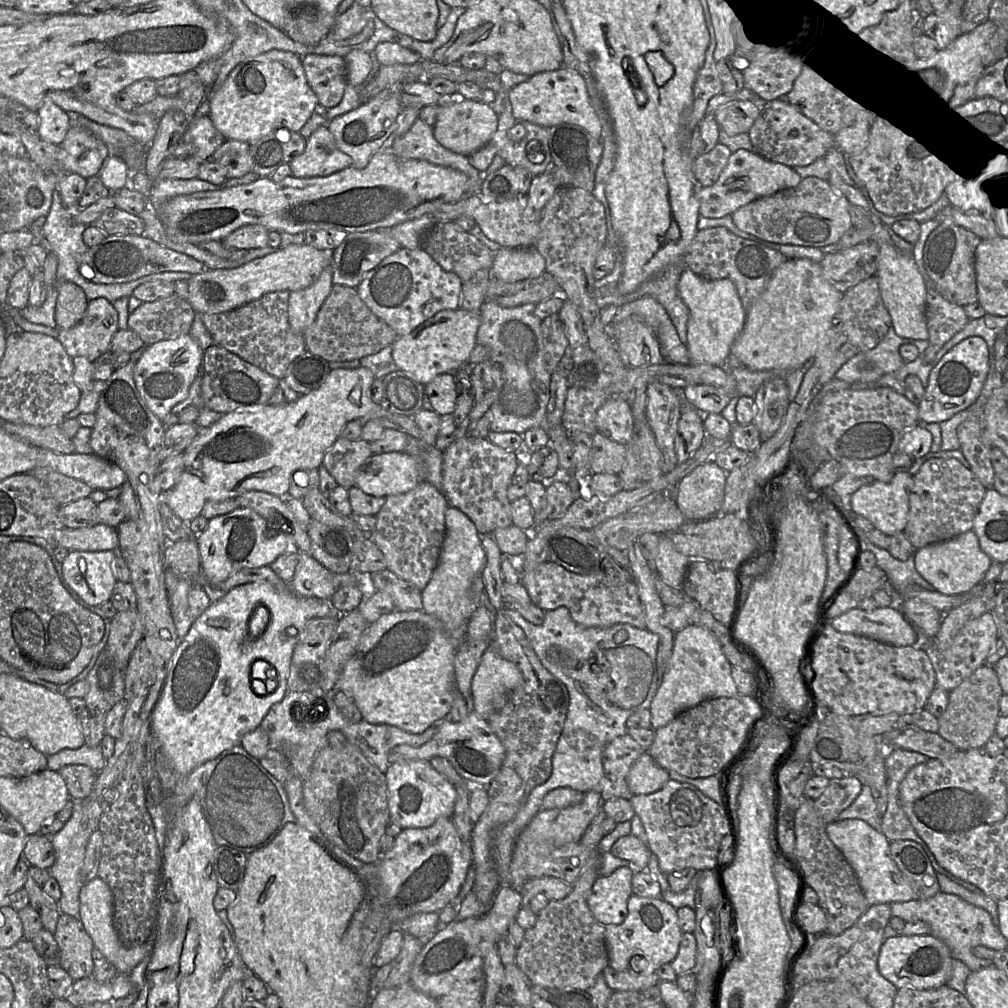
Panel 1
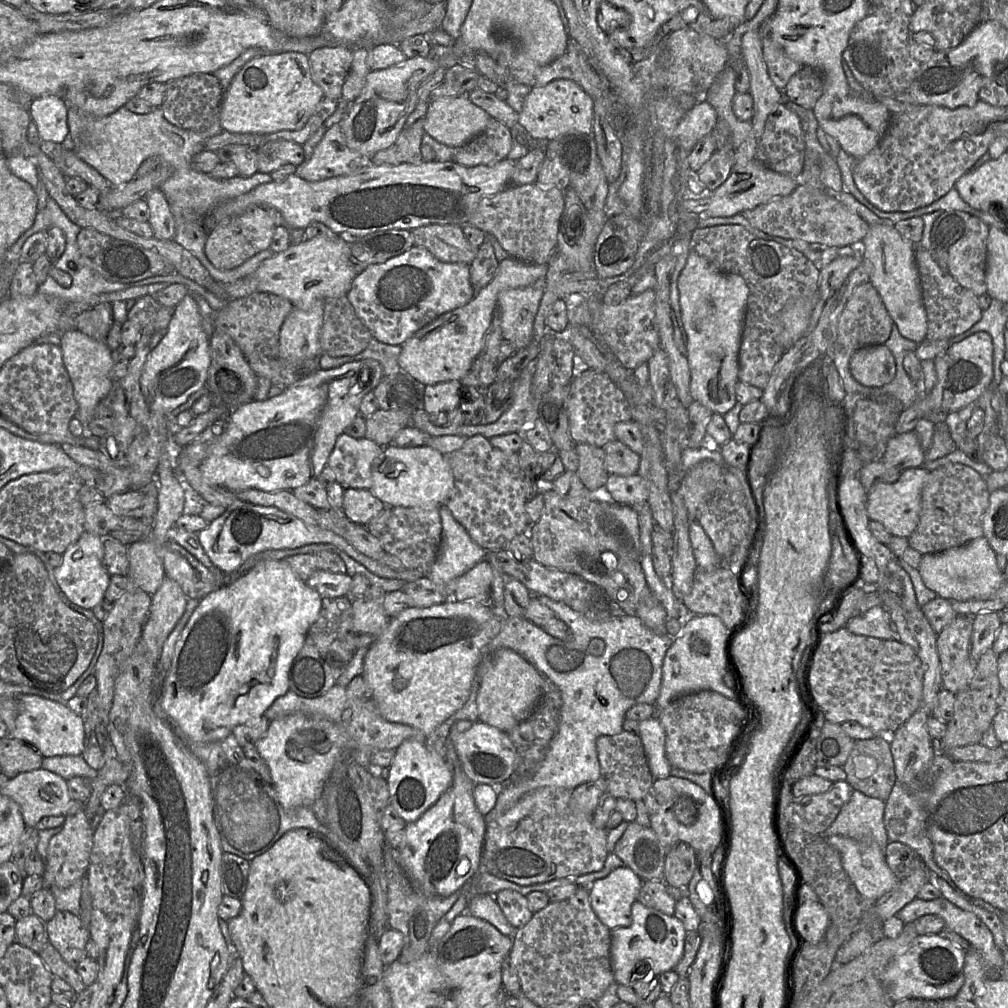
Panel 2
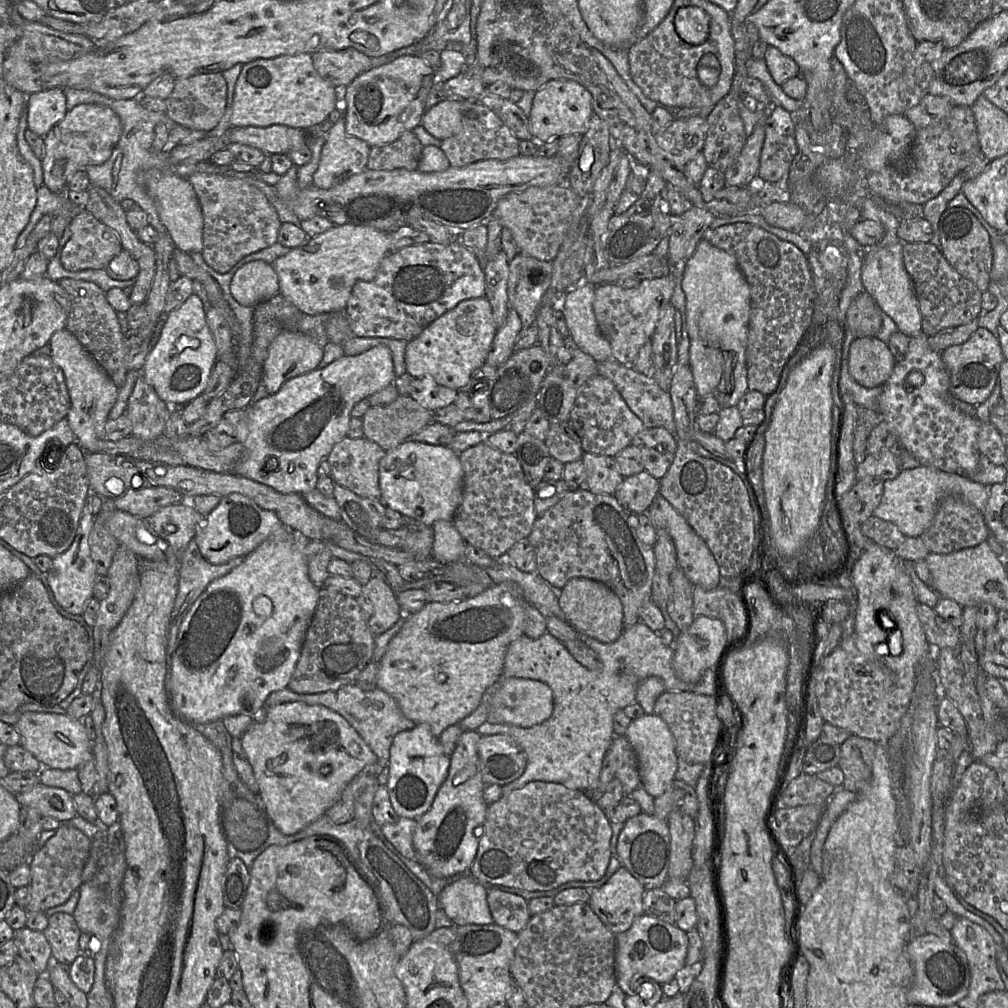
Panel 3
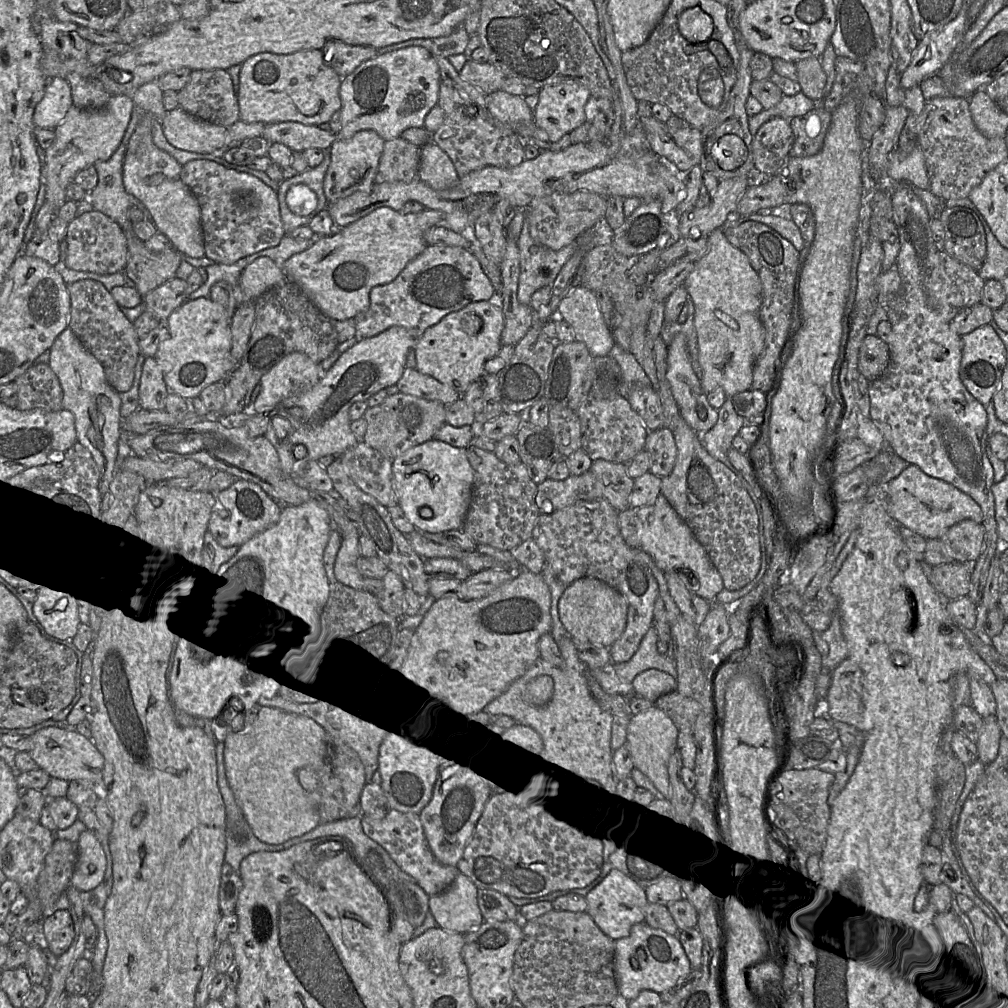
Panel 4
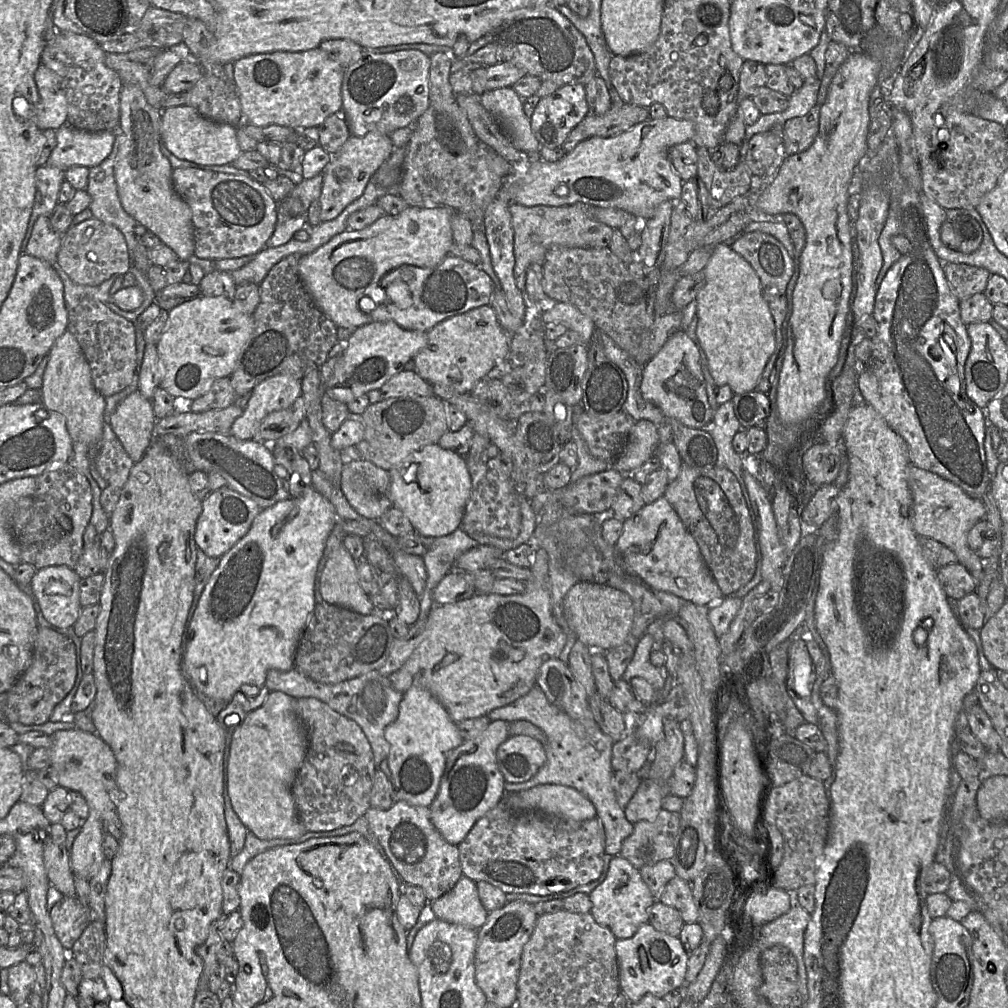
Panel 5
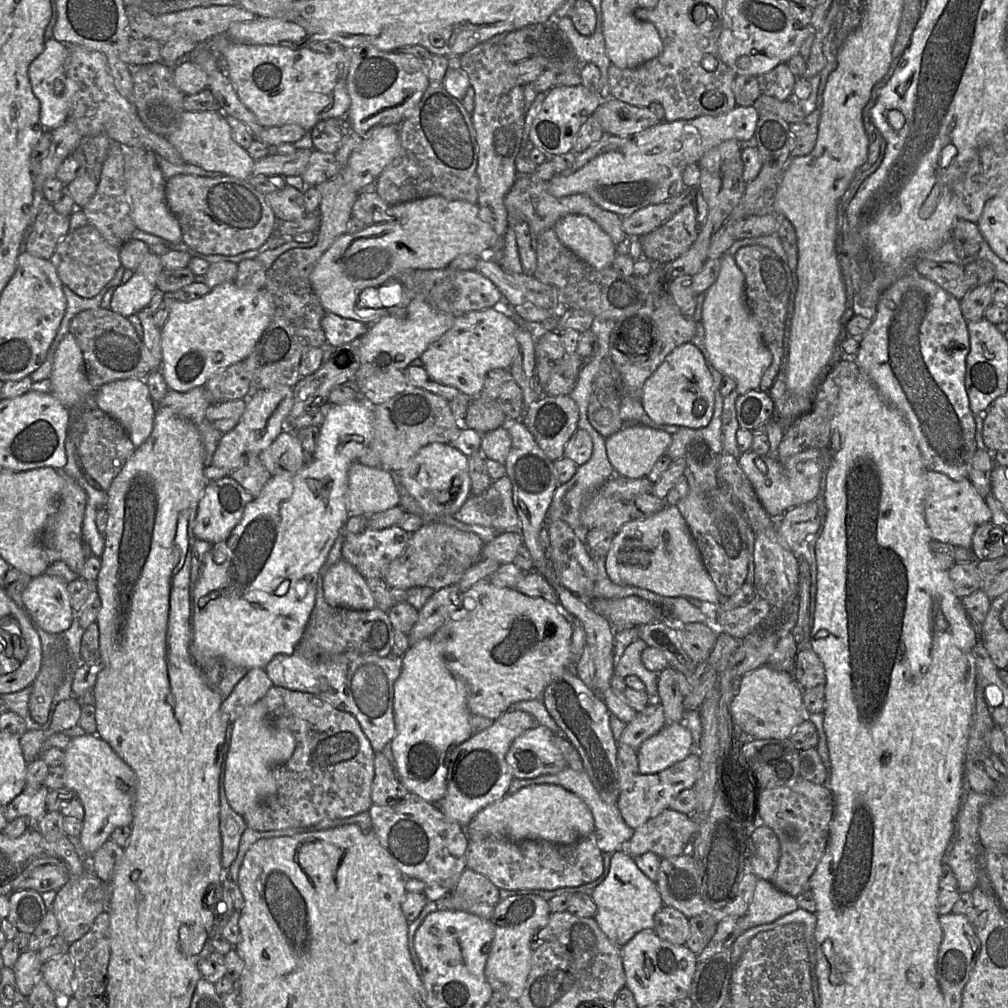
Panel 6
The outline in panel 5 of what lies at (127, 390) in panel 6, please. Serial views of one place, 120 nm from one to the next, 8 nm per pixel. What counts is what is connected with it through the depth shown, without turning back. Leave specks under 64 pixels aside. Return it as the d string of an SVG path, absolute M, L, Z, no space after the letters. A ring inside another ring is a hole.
M137 390L118 404L109 424L131 459L138 462L154 438L156 421L151 400Z

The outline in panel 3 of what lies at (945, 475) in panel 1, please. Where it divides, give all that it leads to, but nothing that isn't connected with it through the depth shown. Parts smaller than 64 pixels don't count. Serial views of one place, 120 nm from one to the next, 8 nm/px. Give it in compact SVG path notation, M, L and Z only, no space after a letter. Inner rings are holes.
M949 496L939 504L930 527L920 535L930 553L948 554L964 548L974 547L986 541L989 529L984 515L972 504L957 496Z

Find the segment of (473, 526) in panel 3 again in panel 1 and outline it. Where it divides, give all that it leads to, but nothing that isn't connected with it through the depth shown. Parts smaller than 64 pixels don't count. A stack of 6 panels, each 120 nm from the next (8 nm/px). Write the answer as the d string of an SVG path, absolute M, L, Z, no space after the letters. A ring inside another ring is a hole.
M465 435L455 440L443 452L443 494L448 505L461 510L474 523L480 535L513 524L511 502L507 489L523 452L510 452L491 443L487 438Z

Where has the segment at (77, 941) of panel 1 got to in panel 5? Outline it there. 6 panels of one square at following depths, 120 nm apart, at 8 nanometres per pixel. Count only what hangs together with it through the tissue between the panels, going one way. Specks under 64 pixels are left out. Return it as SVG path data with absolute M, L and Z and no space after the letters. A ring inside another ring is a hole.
M64 896L64 898L58 901L50 909L50 919L58 940L68 953L88 924L94 920L90 907L87 907L81 903L76 896Z

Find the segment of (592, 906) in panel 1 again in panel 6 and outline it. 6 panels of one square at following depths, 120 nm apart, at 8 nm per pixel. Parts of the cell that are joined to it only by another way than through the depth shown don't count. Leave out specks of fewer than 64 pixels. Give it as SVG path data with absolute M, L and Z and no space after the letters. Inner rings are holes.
M616 851L611 855L607 877L590 896L597 906L595 922L608 939L619 948L640 931L653 929L654 916L664 906L657 884L637 867L633 857L626 851Z

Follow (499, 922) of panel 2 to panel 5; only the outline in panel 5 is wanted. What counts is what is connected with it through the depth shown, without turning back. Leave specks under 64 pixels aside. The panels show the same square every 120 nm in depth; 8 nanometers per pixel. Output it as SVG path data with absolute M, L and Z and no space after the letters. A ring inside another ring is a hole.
M464 875L450 891L432 901L432 908L437 919L475 930L484 925L489 913L479 898L476 882Z

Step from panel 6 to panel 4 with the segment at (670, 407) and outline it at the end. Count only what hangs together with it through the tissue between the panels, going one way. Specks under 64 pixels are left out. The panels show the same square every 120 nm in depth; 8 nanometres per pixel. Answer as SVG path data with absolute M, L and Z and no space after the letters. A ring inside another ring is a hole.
M677 333L667 346L666 378L678 405L680 415L685 422L698 434L710 430L718 420L718 409L713 408L707 400L707 393L703 390L690 361L686 336L682 333Z

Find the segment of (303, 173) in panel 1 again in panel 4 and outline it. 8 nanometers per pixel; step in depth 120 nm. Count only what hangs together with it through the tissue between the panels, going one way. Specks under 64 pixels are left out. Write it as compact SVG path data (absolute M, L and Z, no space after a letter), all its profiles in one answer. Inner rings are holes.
M362 130L350 139L338 139L328 149L330 164L326 171L323 190L327 206L361 190L367 190L375 180L385 140L373 130Z

